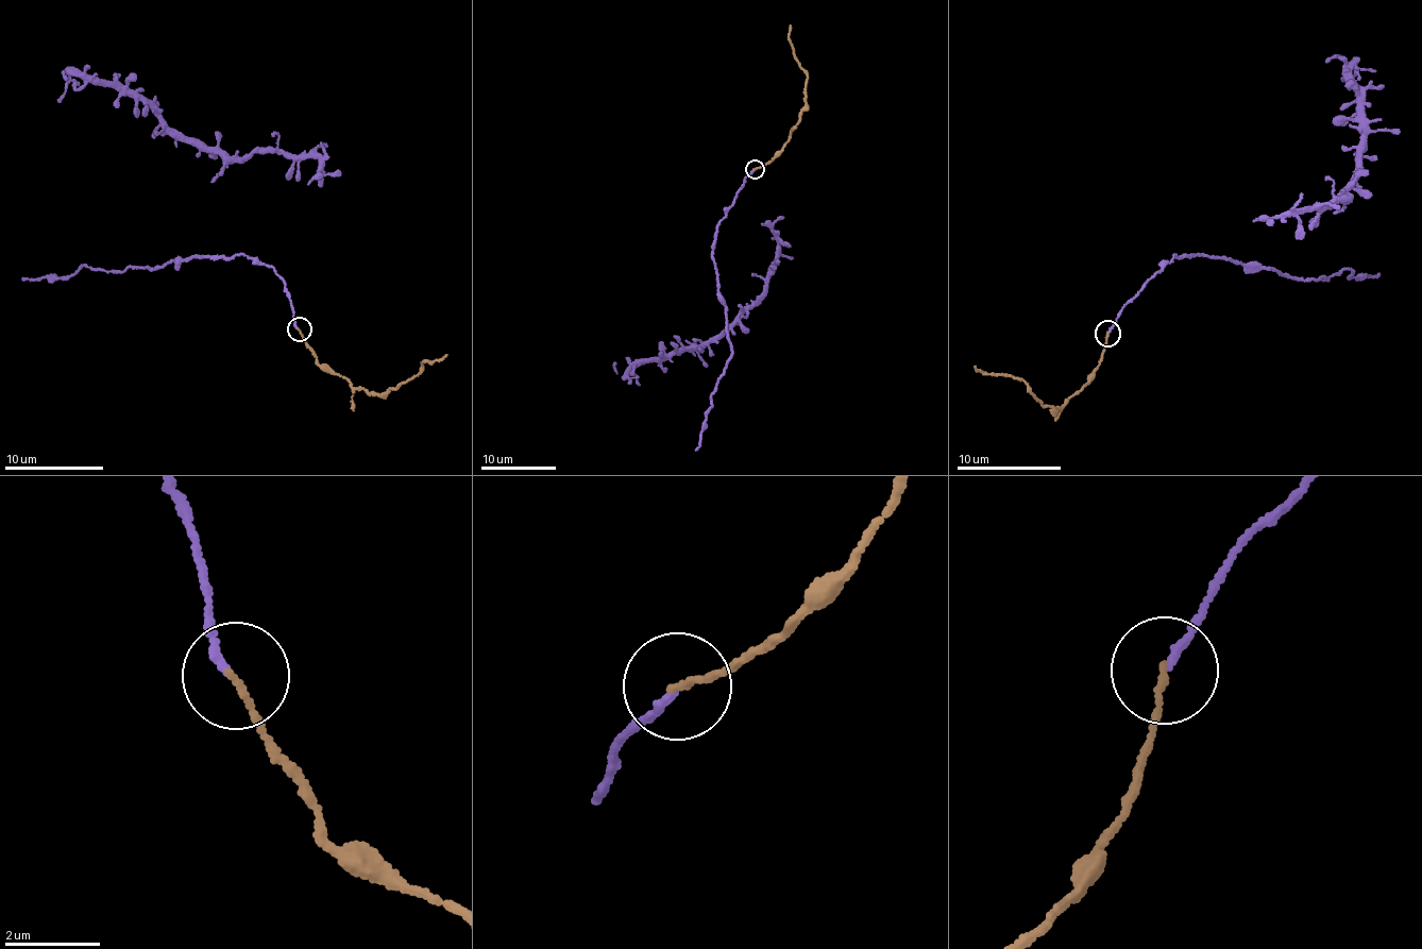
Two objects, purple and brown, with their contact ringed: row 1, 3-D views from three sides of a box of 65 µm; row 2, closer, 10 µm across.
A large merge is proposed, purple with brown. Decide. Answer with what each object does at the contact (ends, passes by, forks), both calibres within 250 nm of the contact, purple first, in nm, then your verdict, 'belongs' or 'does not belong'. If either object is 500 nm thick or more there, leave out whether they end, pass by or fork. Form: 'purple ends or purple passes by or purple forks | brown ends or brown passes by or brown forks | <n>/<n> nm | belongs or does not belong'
purple ends | brown ends | 160/140 nm | belongs

